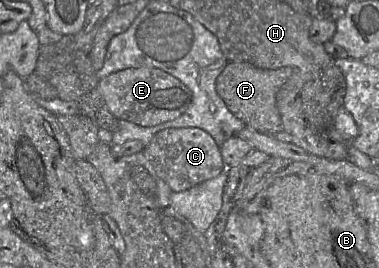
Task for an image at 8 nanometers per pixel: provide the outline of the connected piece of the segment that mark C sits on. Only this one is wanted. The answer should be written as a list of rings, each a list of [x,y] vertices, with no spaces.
[[[183,127],[167,128],[157,132],[142,151],[172,193],[188,190],[227,170],[220,149],[221,146],[218,146],[206,131],[195,127]]]

